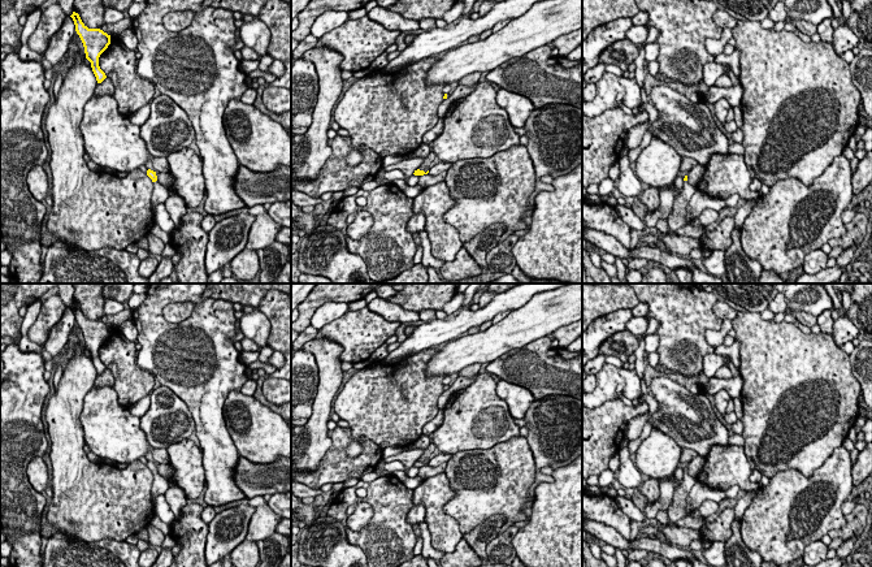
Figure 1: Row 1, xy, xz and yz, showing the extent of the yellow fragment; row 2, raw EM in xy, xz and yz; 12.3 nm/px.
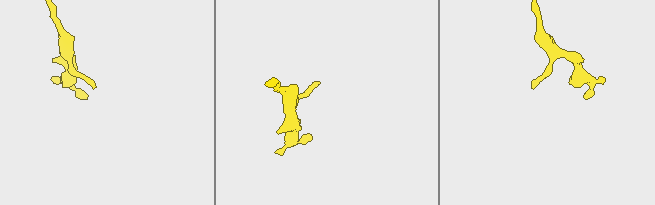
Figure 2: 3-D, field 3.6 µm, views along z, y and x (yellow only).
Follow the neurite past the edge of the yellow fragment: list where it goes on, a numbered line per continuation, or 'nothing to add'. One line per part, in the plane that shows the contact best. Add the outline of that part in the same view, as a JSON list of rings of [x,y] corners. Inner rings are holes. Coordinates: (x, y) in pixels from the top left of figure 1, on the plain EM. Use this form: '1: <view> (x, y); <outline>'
1: xy (160, 485); [[[159,472],[153,473],[153,484],[152,484],[152,503],[155,507],[156,497],[160,494],[165,494],[169,489],[169,481],[162,477]]]

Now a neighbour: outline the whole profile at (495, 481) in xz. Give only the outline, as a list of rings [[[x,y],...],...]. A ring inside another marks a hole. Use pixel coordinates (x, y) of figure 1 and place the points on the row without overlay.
[[[521,436],[487,450],[457,451],[447,462],[444,471],[455,495],[444,505],[443,511],[457,521],[463,534],[494,515],[503,515],[506,521],[526,520],[522,507],[534,502],[534,498],[529,498],[529,489],[538,471],[528,440]]]

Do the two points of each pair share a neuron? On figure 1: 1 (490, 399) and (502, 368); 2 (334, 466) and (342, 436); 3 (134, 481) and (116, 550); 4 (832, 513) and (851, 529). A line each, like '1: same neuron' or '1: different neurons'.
1: different neurons
2: same neuron
3: different neurons
4: different neurons

